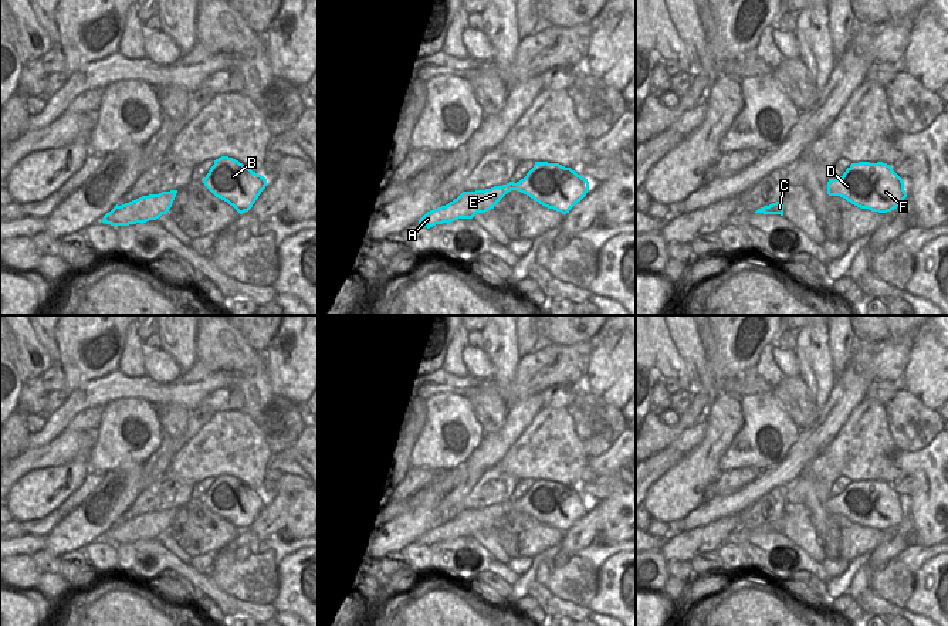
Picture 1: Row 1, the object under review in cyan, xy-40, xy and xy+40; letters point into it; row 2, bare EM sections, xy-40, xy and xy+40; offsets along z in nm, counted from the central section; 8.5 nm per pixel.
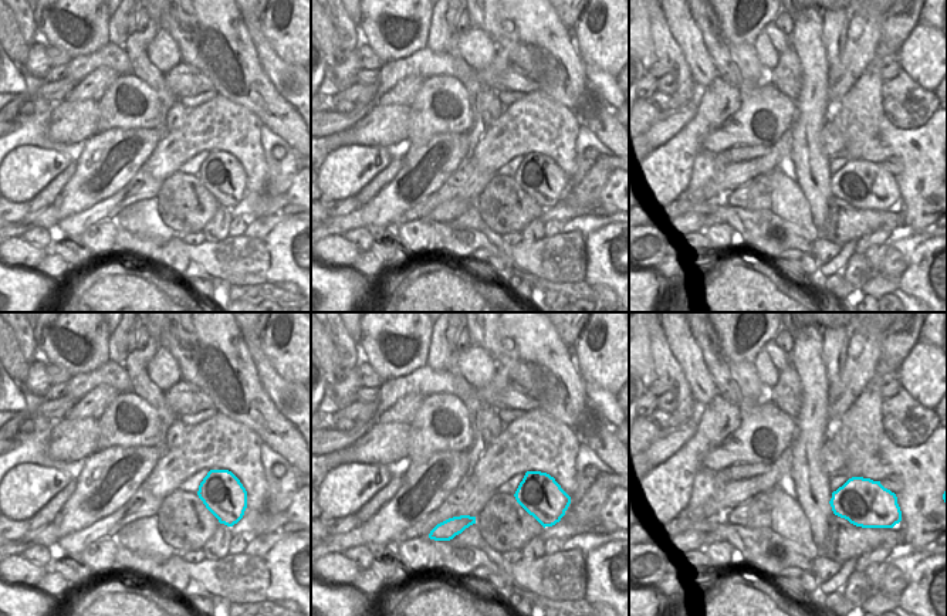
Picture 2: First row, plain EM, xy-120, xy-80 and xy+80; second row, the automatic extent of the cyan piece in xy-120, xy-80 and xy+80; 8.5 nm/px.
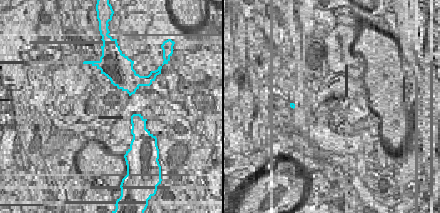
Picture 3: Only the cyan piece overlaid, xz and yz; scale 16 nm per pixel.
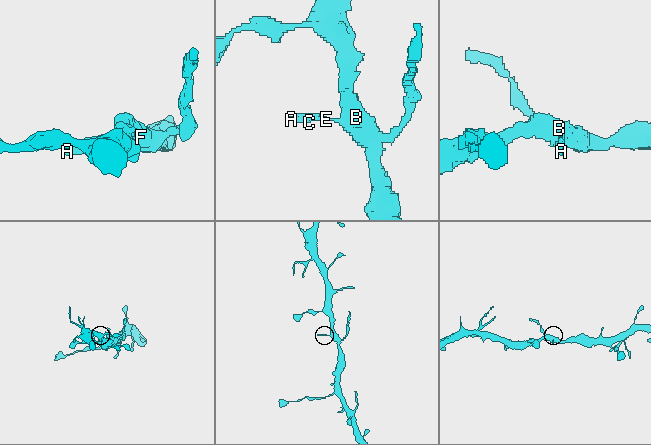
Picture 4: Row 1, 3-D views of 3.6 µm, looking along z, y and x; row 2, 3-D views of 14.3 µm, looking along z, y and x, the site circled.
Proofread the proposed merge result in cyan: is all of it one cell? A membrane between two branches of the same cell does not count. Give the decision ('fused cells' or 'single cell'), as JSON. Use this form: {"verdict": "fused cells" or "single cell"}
{"verdict": "single cell"}

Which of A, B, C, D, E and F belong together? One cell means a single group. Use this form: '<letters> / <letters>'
A B C D E F

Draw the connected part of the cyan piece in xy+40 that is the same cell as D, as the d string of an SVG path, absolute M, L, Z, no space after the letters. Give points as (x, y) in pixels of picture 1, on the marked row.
M883 162L851 163L840 177L829 179L827 194L878 213L897 209L907 197L903 179Z

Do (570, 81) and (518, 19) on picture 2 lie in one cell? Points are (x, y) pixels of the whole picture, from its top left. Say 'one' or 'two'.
one

